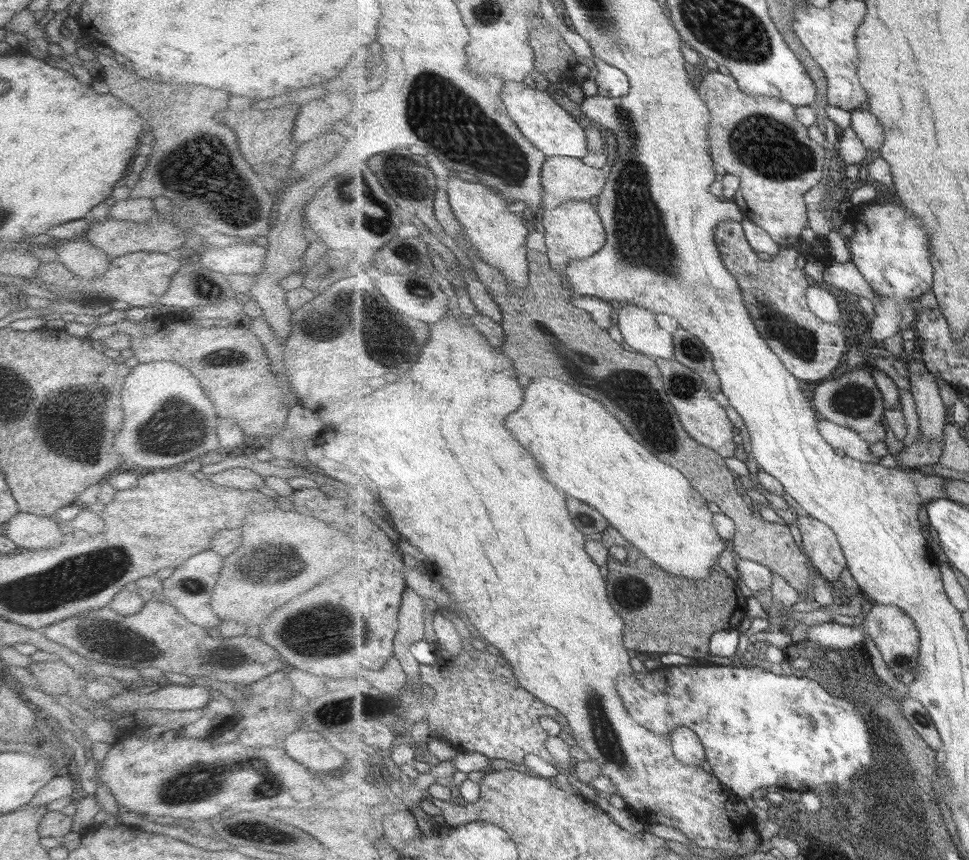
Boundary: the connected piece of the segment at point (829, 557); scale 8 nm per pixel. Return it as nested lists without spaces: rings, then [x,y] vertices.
[[[809,514],[798,516],[796,524],[804,553],[813,562],[816,571],[831,584],[839,581],[842,573],[848,569],[848,562],[836,532]]]

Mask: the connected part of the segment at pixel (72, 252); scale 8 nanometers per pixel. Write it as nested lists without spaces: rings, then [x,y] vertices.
[[[82,237],[62,241],[62,243],[54,248],[58,254],[57,260],[79,279],[93,279],[107,270],[108,256]]]

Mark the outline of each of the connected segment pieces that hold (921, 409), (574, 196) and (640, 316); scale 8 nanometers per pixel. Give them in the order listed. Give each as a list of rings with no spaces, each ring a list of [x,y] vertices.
[[[918,359],[908,364],[911,393],[916,403],[916,412],[920,422],[919,430],[922,433],[920,440],[915,441],[910,447],[903,449],[898,456],[886,455],[881,458],[881,466],[896,468],[909,466],[912,470],[921,467],[937,465],[944,456],[945,451],[945,424],[950,410],[943,404],[943,398],[939,394],[939,386],[935,382],[935,376],[930,372],[925,363]]]
[[[547,157],[543,164],[543,189],[545,195],[557,198],[560,204],[571,201],[585,200],[596,196],[599,198],[603,193],[603,187],[607,185],[608,176],[603,174],[601,168],[587,166],[583,160],[571,157]]]
[[[620,303],[620,305],[617,325],[623,340],[633,350],[644,355],[673,359],[674,333],[667,332],[657,324],[655,313],[633,303]]]

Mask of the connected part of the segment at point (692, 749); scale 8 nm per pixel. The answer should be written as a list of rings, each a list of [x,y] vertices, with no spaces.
[[[677,728],[670,735],[677,759],[685,760],[685,764],[697,765],[697,767],[701,767],[704,760],[709,760],[700,736],[693,729]]]

